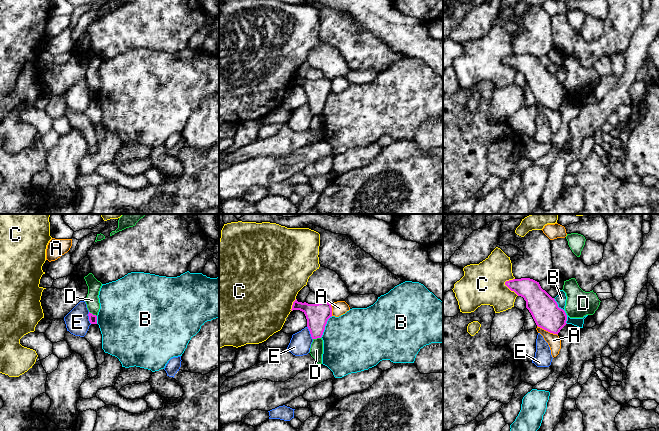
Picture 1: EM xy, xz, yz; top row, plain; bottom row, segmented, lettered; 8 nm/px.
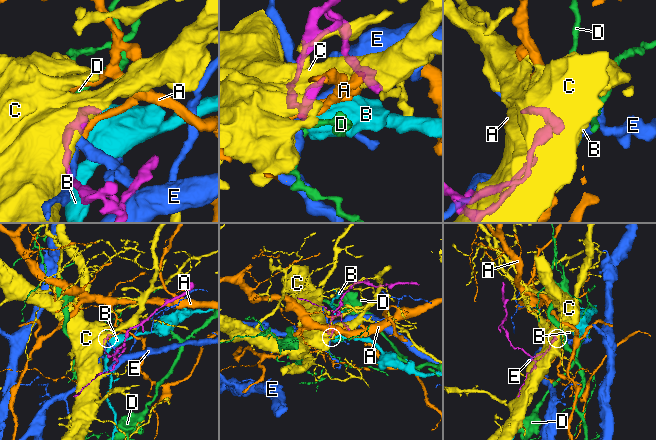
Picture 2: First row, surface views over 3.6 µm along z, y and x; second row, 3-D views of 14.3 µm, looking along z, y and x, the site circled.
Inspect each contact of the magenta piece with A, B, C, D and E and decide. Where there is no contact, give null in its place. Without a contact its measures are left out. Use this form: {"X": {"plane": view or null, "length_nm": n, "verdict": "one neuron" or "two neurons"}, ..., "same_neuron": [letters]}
{"A": {"plane": "yz", "length_nm": 190, "verdict": "two neurons"}, "B": {"plane": "yz", "length_nm": 240, "verdict": "two neurons"}, "C": {"plane": "yz", "length_nm": 160, "verdict": "two neurons"}, "D": {"plane": "xy", "length_nm": 80, "verdict": "two neurons"}, "E": {"plane": "xz", "length_nm": 120, "verdict": "two neurons"}, "same_neuron": []}

